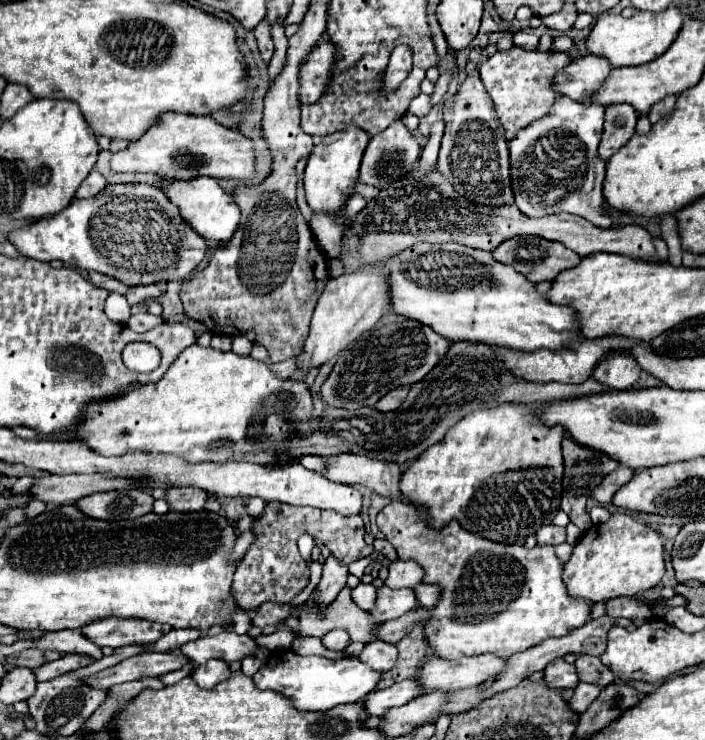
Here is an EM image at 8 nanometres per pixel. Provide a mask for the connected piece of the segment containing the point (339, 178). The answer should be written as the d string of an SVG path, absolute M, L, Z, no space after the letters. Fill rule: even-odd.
M347 128L339 130L337 134L323 136L323 142L313 148L313 152L307 158L307 168L305 168L305 198L311 210L319 212L331 212L335 214L341 210L343 202L351 196L353 186L357 184L357 174L359 174L359 162L363 156L363 150L367 148L369 134L359 128Z

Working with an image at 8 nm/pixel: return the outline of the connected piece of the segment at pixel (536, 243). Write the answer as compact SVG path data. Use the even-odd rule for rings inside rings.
M539 236L505 240L493 254L495 260L515 266L517 272L535 284L553 280L559 272L575 268L581 262L581 256L561 242L551 242Z

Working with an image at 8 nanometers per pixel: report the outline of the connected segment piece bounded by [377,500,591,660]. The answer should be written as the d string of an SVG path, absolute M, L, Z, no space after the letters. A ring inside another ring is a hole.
M403 500L387 504L377 514L377 526L395 546L399 558L413 558L425 568L423 582L443 586L443 596L425 626L425 636L435 648L437 656L457 660L463 656L479 656L485 652L493 652L509 658L547 638L569 634L571 630L583 626L583 622L591 620L591 602L587 604L587 600L579 600L567 594L567 586L561 578L563 562L557 558L555 546L537 544L535 548L525 548L517 542L491 542L479 534L471 534L469 530L461 528L457 520L451 520L443 528L433 528L429 520L431 516L427 508Z

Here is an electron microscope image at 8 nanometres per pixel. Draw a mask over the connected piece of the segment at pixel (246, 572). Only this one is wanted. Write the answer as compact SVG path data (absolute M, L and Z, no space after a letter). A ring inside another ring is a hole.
M267 502L265 512L255 520L253 532L257 534L257 540L253 546L247 550L243 556L241 564L235 570L233 576L233 586L231 592L237 600L239 606L255 608L261 606L263 602L291 602L299 590L303 590L303 576L295 576L295 542L299 536L309 534L315 540L319 540L323 546L331 550L331 554L345 562L351 564L353 560L365 558L373 552L371 544L365 544L363 534L365 534L365 524L359 514L355 516L343 516L331 510L319 510L319 508L309 508L309 506L289 506L289 504L279 504L279 502Z

